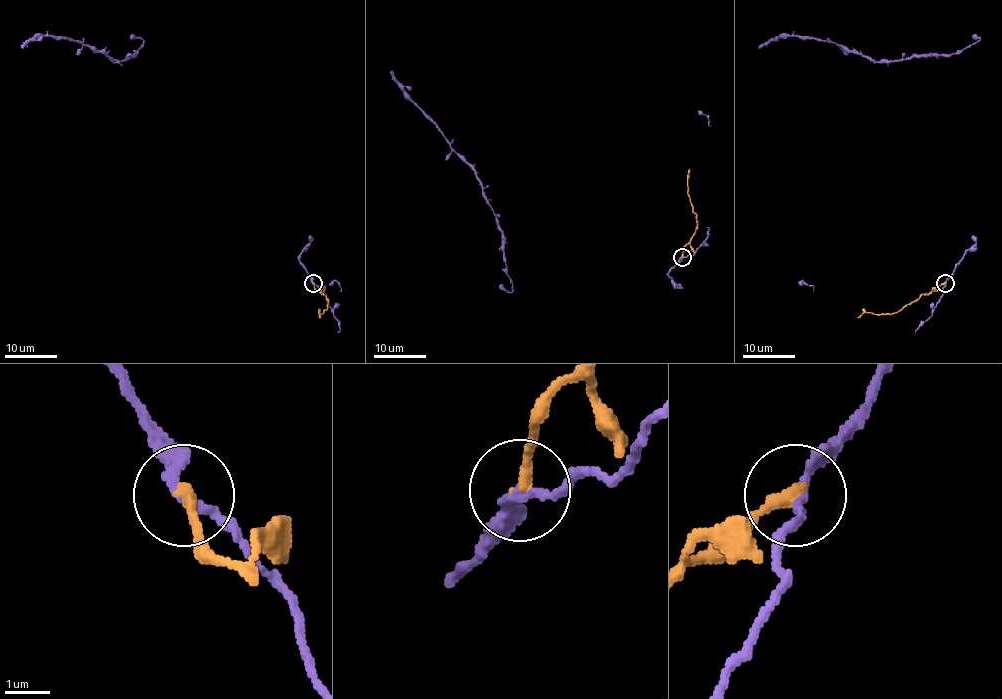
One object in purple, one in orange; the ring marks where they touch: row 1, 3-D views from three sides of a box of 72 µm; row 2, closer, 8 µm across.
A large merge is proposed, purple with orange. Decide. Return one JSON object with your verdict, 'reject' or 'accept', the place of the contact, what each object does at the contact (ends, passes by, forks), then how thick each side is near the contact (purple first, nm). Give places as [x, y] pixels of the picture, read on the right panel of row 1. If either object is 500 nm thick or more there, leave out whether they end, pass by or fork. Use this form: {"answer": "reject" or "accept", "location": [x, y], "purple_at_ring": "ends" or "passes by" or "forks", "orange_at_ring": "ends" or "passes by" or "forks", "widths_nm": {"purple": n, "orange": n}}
{"answer": "reject", "location": [945, 283], "purple_at_ring": "passes by", "orange_at_ring": "ends", "widths_nm": {"purple": 200, "orange": 300}}

